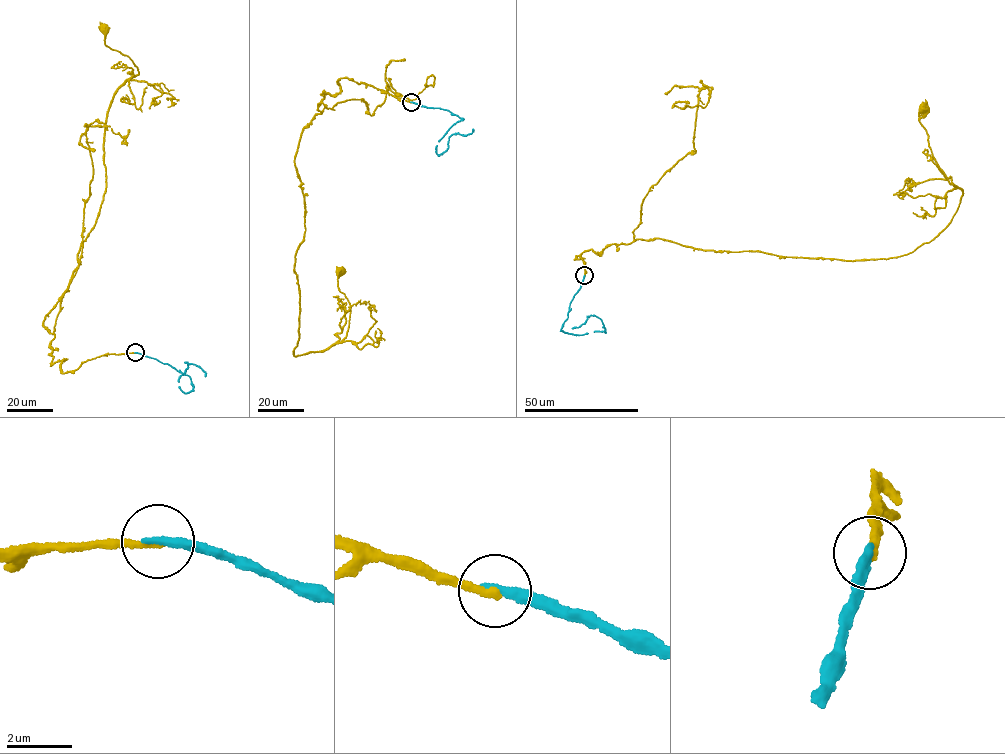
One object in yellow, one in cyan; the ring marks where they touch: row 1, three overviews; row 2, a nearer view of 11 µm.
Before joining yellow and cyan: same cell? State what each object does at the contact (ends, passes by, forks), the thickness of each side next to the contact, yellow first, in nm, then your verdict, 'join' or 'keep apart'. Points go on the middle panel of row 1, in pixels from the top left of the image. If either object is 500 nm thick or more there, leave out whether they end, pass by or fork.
yellow ends; cyan ends; calibres 240 and 300 nm; keep apart

